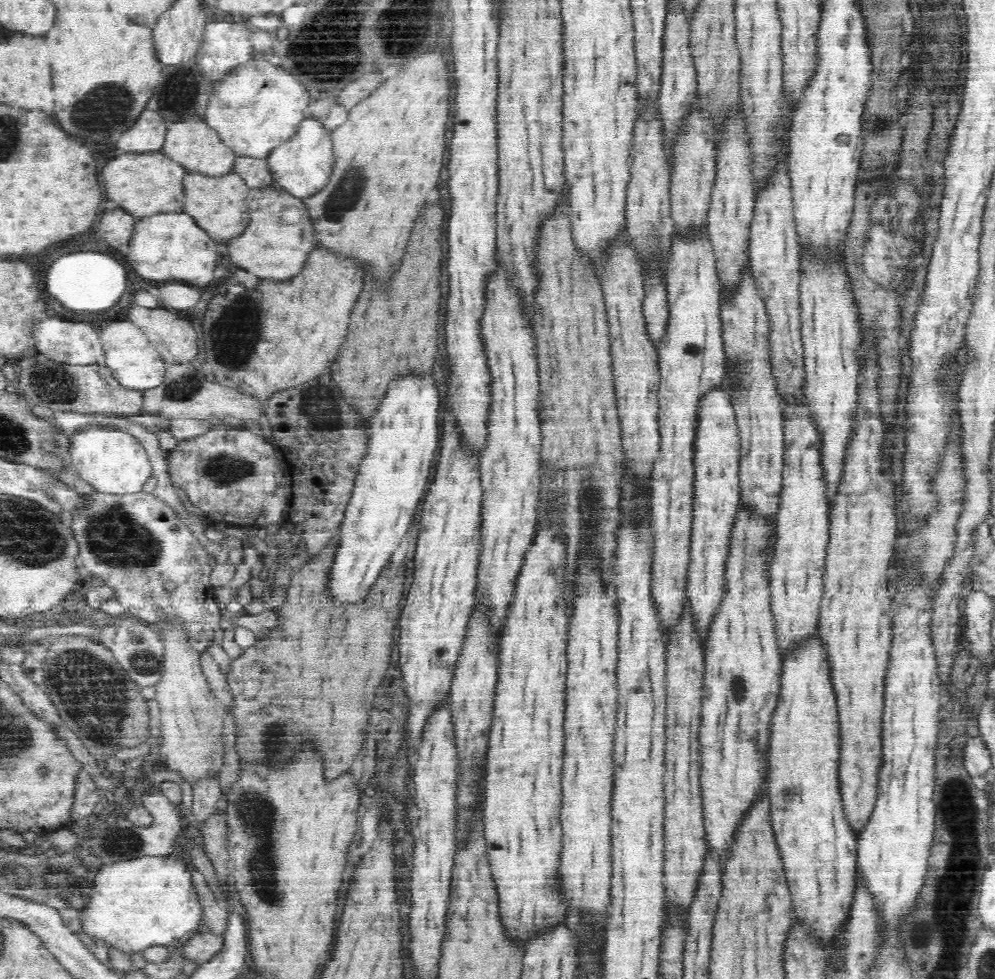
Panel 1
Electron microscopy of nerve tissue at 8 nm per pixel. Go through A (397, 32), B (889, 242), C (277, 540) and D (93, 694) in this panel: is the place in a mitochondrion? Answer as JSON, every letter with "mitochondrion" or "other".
{"A":"mitochondrion","B":"mitochondrion","C":"other","D":"mitochondrion"}

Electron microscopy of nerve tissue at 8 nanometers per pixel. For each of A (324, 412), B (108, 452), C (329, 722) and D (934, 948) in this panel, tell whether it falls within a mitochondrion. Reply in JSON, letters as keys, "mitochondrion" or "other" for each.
{"A":"mitochondrion","B":"other","C":"other","D":"mitochondrion"}

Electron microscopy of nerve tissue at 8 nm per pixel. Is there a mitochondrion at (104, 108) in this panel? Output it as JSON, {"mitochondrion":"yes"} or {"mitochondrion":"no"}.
{"mitochondrion":"yes"}

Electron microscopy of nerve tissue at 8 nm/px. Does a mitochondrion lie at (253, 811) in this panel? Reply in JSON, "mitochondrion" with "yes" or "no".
{"mitochondrion":"yes"}

